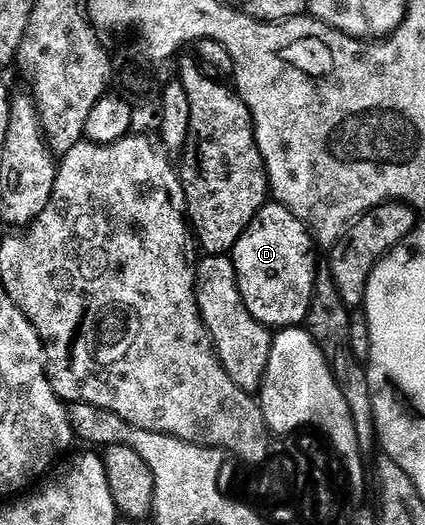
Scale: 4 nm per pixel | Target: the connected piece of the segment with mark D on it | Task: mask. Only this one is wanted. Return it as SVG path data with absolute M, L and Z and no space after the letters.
M268 202L249 222L229 255L235 264L239 293L253 318L272 330L302 325L315 293L316 241L307 225L285 205Z

